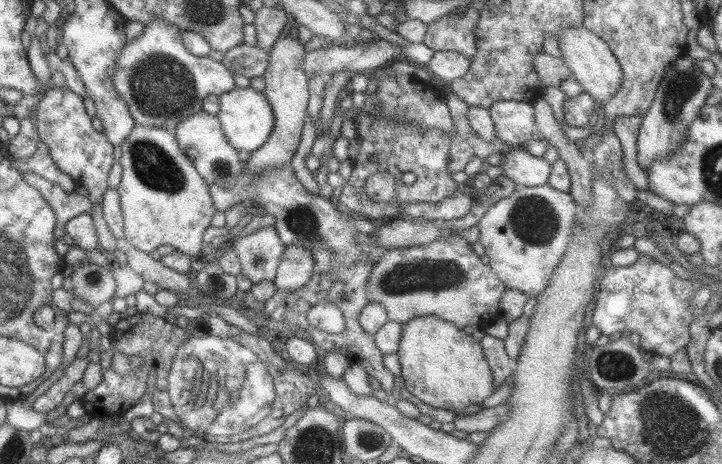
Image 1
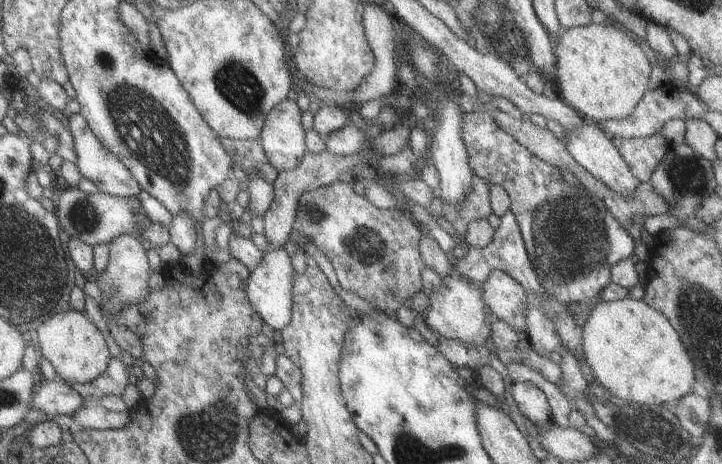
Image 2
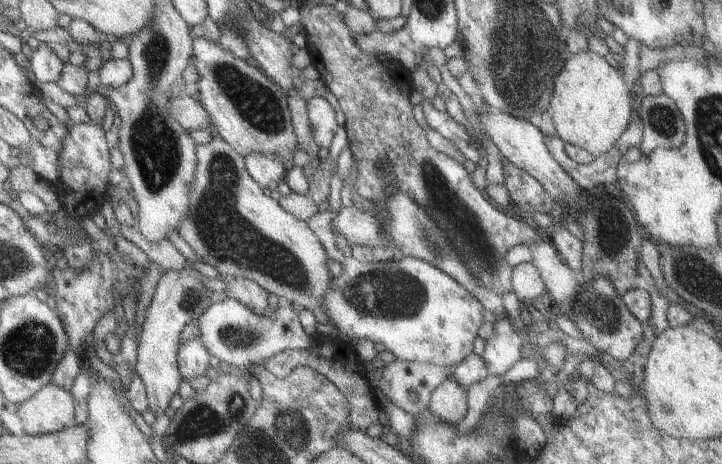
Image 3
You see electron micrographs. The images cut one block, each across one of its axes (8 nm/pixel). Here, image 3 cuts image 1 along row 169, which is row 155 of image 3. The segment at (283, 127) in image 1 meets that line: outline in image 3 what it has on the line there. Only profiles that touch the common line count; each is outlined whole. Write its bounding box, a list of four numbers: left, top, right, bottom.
[244,153,288,189]

